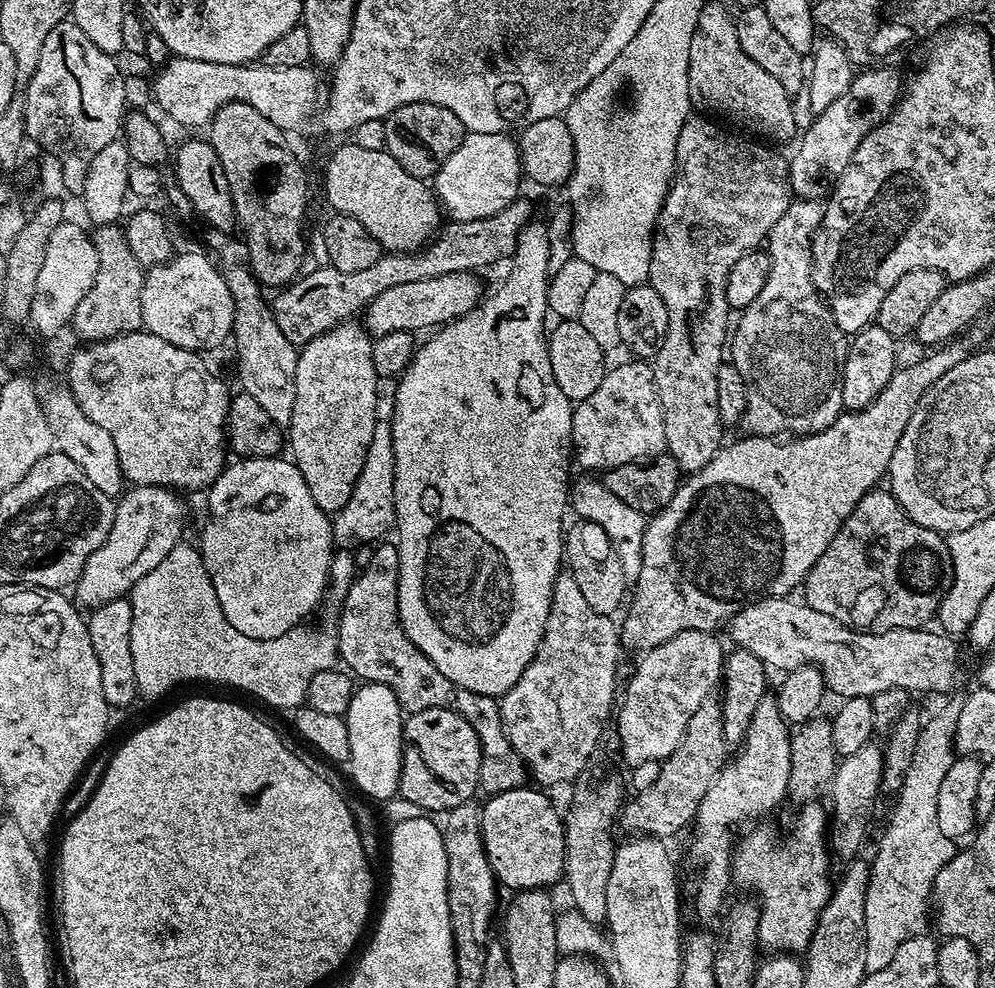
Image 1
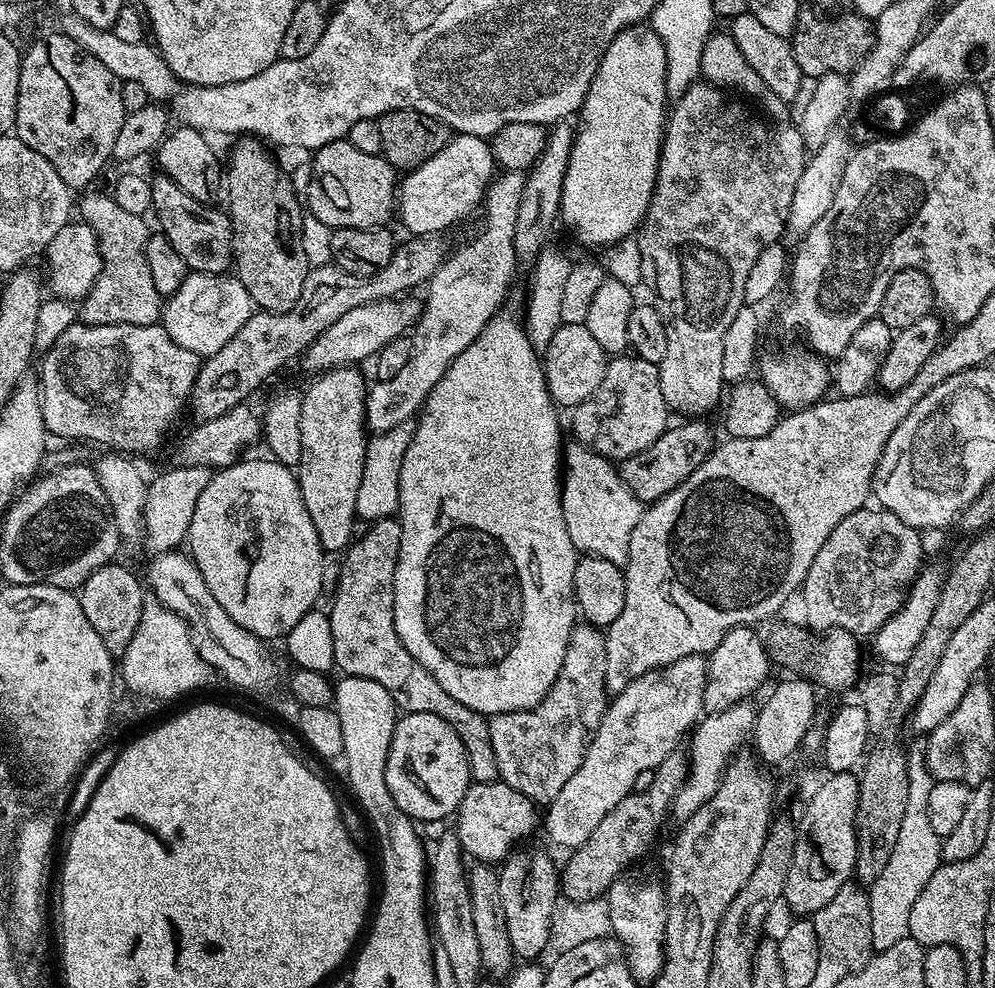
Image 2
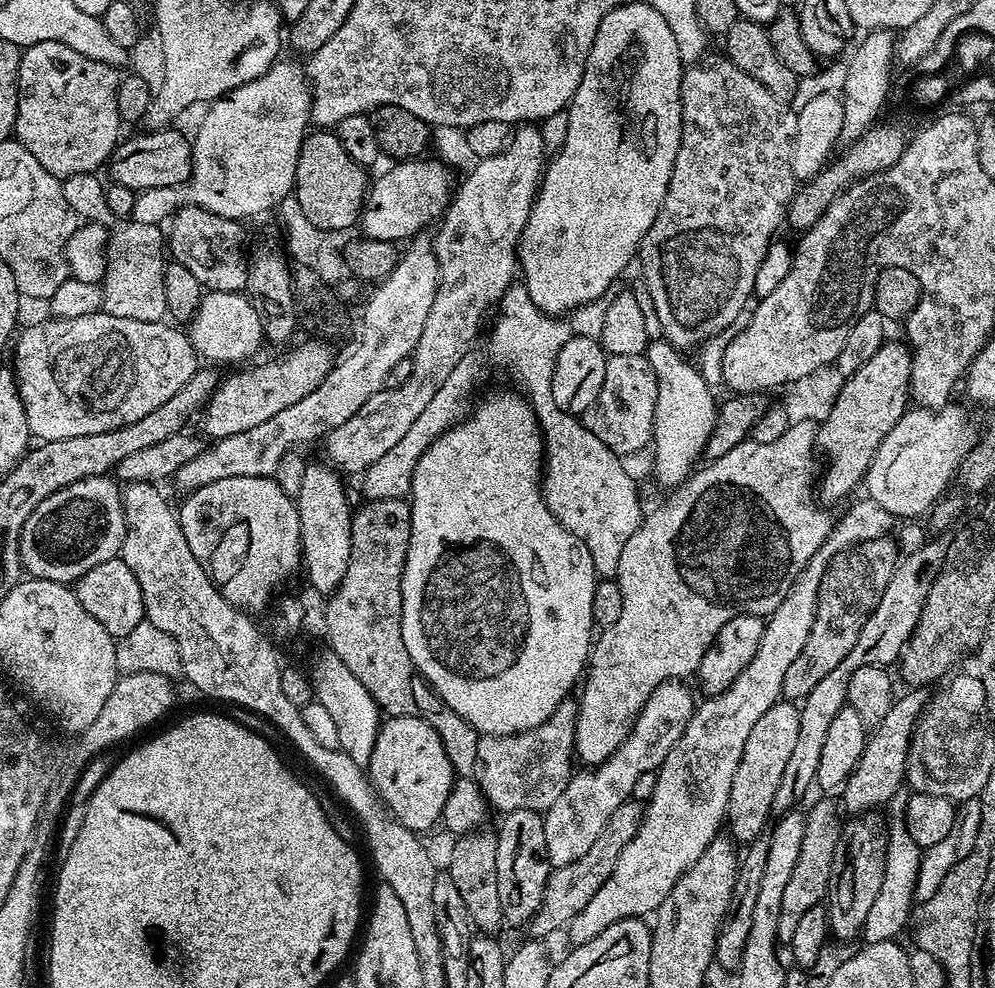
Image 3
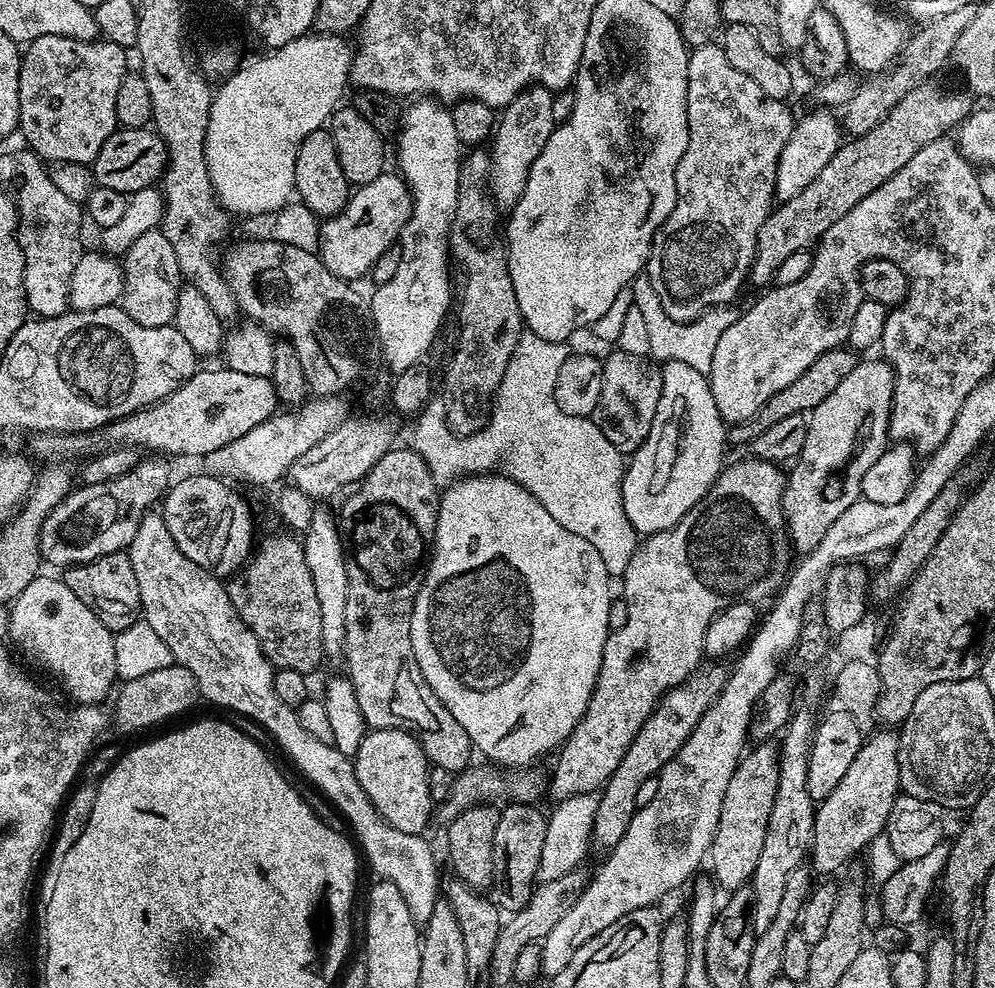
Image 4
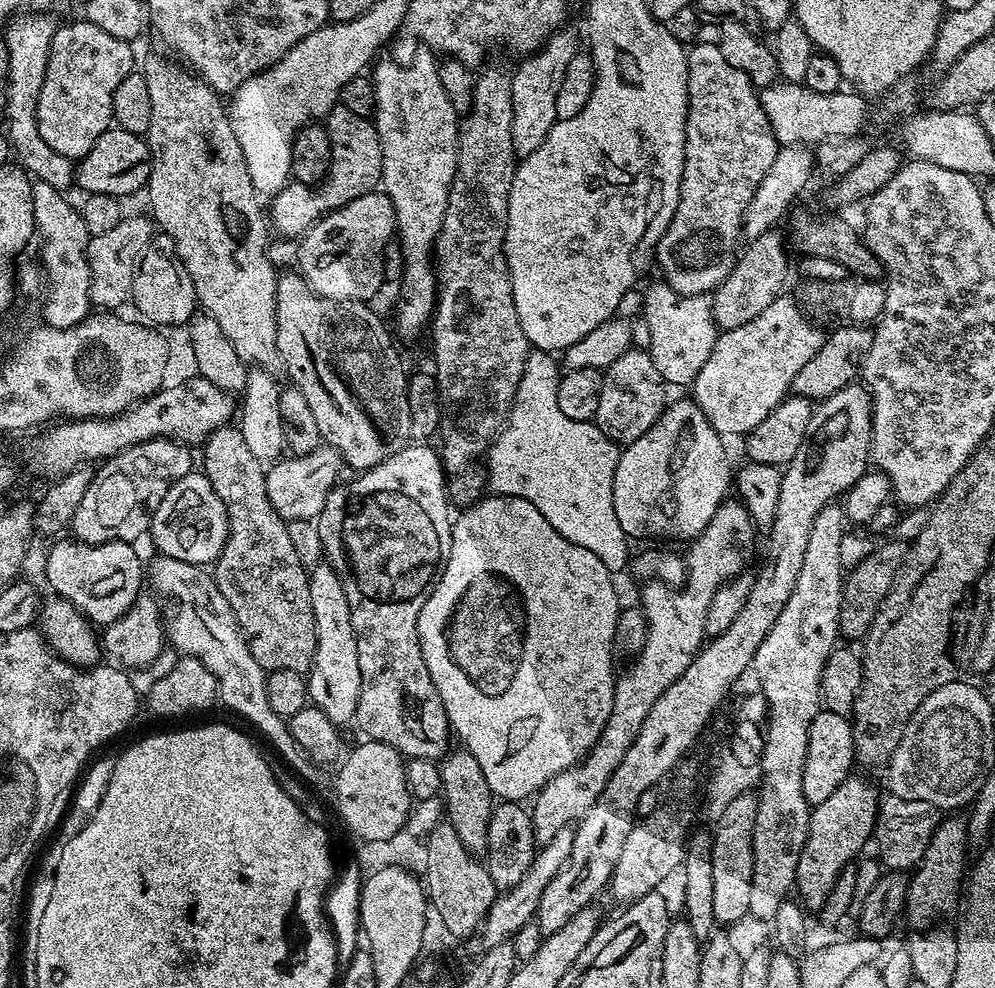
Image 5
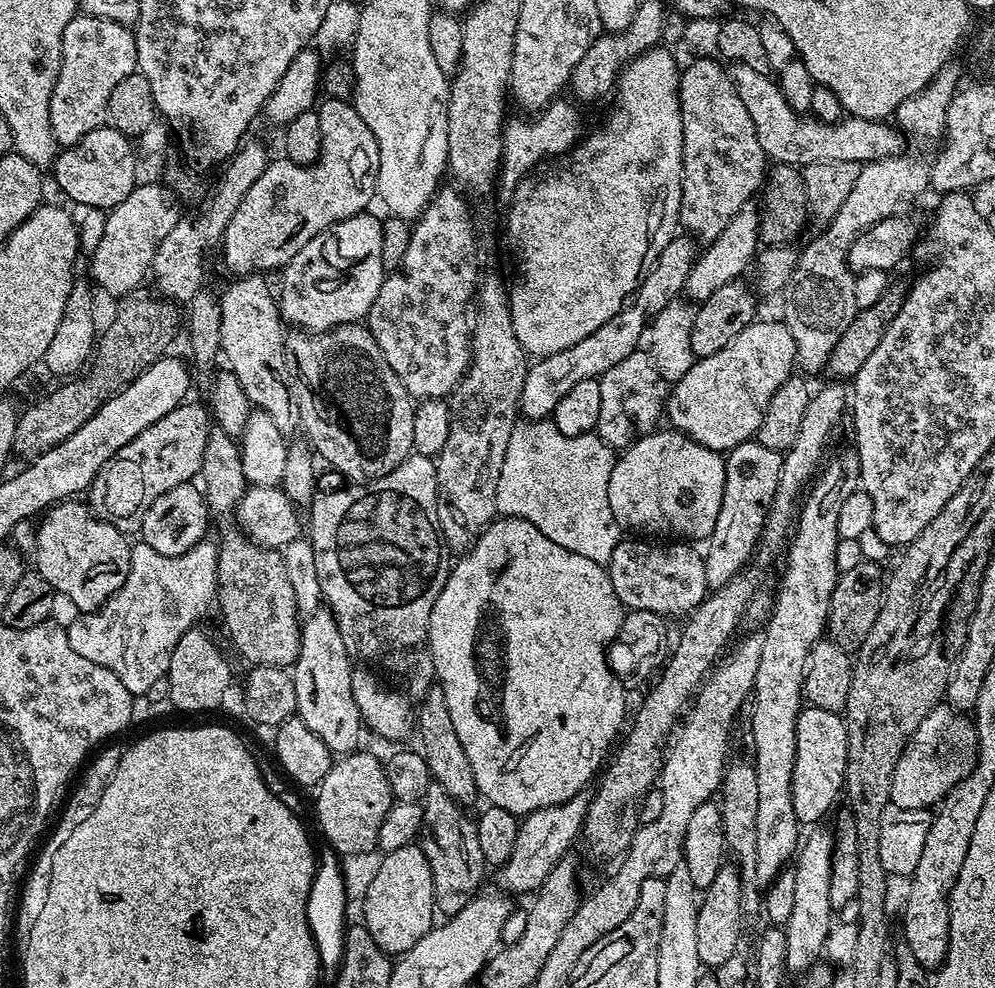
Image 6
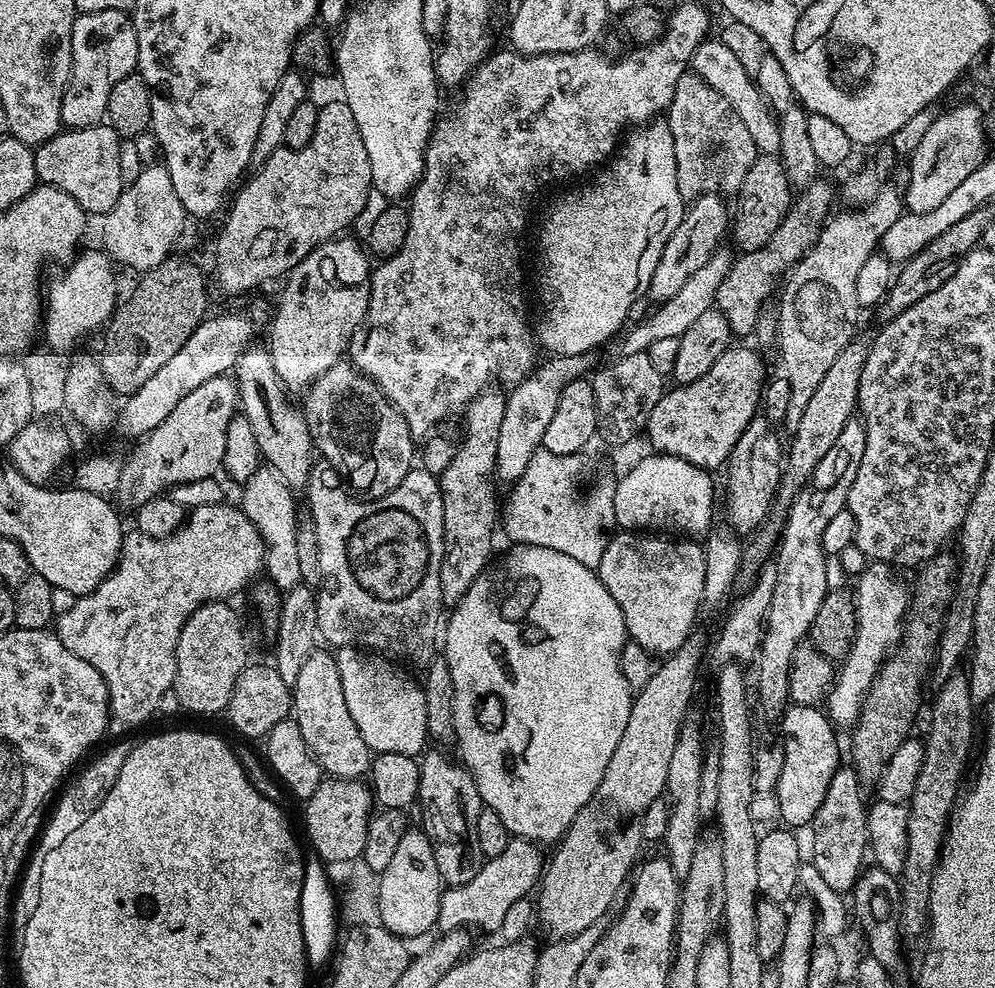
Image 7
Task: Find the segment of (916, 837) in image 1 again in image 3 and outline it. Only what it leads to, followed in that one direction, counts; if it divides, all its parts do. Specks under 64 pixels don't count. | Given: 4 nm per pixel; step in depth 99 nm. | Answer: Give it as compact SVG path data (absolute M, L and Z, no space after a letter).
M903 815L891 817L888 829L888 853L886 854L886 874L882 878L882 890L874 898L870 914L866 914L862 940L864 944L895 940L896 936L909 927L914 901L916 900L916 879L919 876L922 849L910 838L910 830L904 824Z

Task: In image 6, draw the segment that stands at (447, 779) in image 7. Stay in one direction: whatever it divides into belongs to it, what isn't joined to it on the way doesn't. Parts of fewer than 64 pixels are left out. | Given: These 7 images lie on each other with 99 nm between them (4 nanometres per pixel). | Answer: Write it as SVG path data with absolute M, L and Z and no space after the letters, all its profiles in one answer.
M438 783L428 787L422 801L422 847L430 862L430 874L434 878L435 911L445 917L458 914L481 891L486 865L482 846L478 846L476 821L467 816L465 805L459 804Z

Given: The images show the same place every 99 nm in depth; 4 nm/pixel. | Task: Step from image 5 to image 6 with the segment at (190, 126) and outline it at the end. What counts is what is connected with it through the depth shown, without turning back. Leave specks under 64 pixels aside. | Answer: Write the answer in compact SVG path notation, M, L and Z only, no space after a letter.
M244 274L224 293L219 293L220 306L220 351L228 359L227 367L238 378L246 398L259 411L270 414L274 426L285 434L298 428L298 409L294 392L288 389L290 357L286 347L285 321L274 295L274 288L260 274Z

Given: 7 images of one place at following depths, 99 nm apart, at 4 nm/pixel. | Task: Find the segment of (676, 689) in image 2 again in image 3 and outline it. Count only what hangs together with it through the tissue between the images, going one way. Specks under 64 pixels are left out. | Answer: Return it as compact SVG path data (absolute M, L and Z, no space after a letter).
M667 680L650 694L650 698L642 706L628 732L627 740L606 758L606 762L577 771L568 780L566 790L543 813L546 826L546 854L552 868L570 866L570 862L578 862L594 842L598 842L598 834L602 826L610 819L610 814L618 810L618 806L632 795L634 782L646 771L657 771L662 766L666 754L682 738L682 730L690 722L695 712L697 701L692 700L692 692L687 683L679 680Z

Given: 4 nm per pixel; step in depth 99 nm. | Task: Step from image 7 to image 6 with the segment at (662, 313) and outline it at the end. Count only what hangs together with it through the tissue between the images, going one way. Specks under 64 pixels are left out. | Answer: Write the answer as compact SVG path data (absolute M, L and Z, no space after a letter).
M749 202L742 206L742 210L738 210L738 214L734 214L734 218L730 218L730 222L726 222L726 230L722 230L722 234L718 234L718 238L714 238L697 255L684 283L687 299L692 302L705 300L710 298L710 294L714 294L714 290L726 286L726 282L741 279L745 275L743 272L747 268L749 271L750 265L755 261L761 244L760 209L755 203Z

